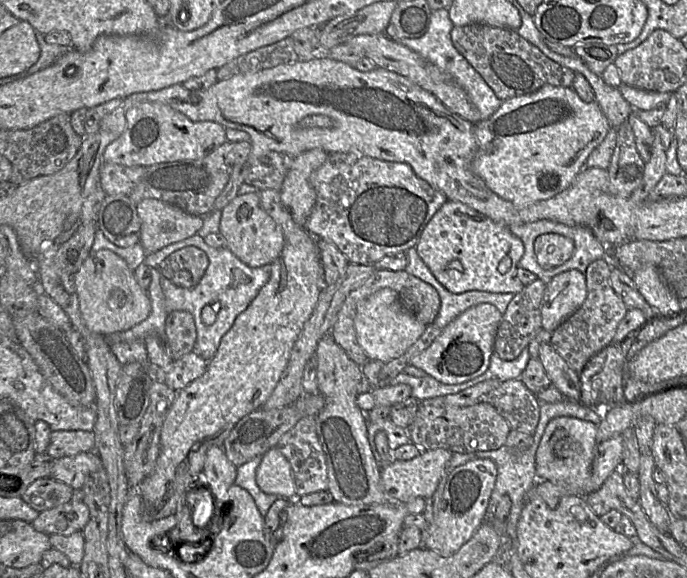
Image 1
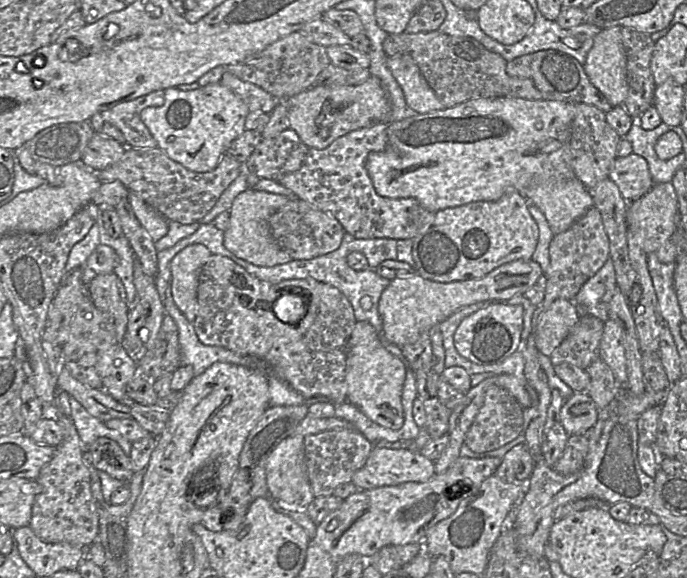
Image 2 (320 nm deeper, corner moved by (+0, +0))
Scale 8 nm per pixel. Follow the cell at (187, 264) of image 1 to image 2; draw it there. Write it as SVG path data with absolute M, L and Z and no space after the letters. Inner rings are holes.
M211 255L206 263L203 265L197 288L197 302L198 312L195 320L193 321L193 327L199 338L199 340L210 346L221 346L228 350L231 350L239 355L253 355L265 360L273 372L284 382L290 385L294 390L299 392L305 399L313 398L315 396L322 396L327 398L334 405L339 405L347 402L347 383L346 383L346 360L347 360L347 344L353 328L357 323L354 315L354 310L347 299L347 297L336 287L329 284L316 281L313 278L306 279L291 279L285 280L277 284L272 284L267 281L262 281L257 277L248 273L243 267L235 263L230 258L221 255ZM286 295L299 295L305 298L305 308L294 308L291 311L285 309L285 297Z

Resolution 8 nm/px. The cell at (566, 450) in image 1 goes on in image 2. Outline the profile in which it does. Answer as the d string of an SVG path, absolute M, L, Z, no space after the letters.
M574 392L562 406L560 424L569 435L583 435L598 421L599 410L588 393Z

